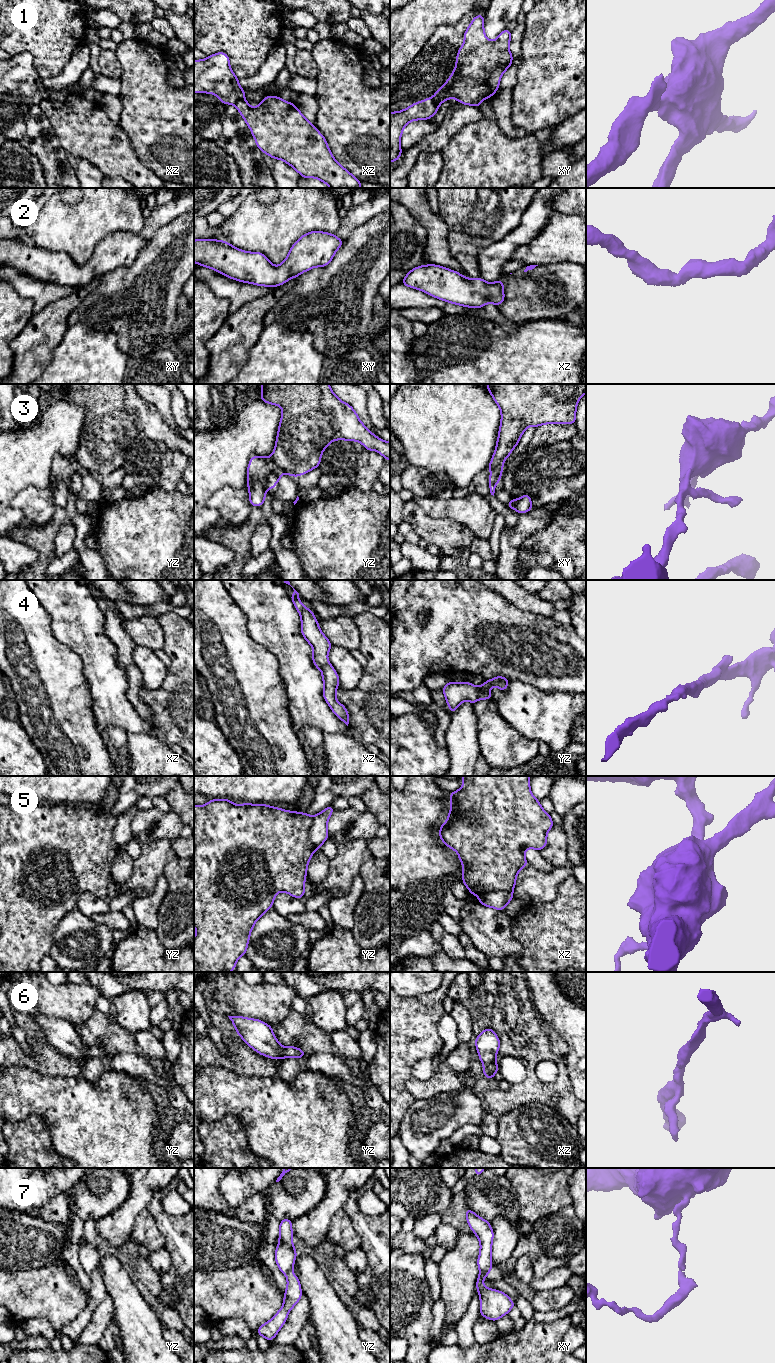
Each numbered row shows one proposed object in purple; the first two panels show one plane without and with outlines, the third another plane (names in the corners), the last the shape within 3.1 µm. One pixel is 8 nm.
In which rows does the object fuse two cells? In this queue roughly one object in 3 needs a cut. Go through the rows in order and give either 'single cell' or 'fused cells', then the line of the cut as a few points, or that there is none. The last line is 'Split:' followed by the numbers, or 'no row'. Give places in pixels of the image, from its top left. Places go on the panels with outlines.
1: fused cells; cut xz (243, 98), (234, 104)
2: single cell; cut none
3: fused cells; cut yz (270, 457), (282, 471)
4: single cell; cut none
5: fused cells; cut yz (311, 817), (312, 824), (309, 829), (309, 839), (315, 849)
6: single cell; cut none
7: fused cells; cut yz (291, 1267), (285, 1274)
Split: 1, 3, 5, 7

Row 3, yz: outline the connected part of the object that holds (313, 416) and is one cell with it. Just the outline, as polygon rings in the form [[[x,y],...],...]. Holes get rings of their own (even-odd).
[[[261,384],[260,399],[268,404],[282,407],[282,417],[279,422],[275,448],[271,458],[282,472],[297,477],[304,475],[320,465],[324,449],[333,440],[348,440],[360,442],[368,451],[379,452],[386,460],[390,460],[390,442],[376,437],[360,421],[351,405],[341,401],[331,390],[329,384]]]

